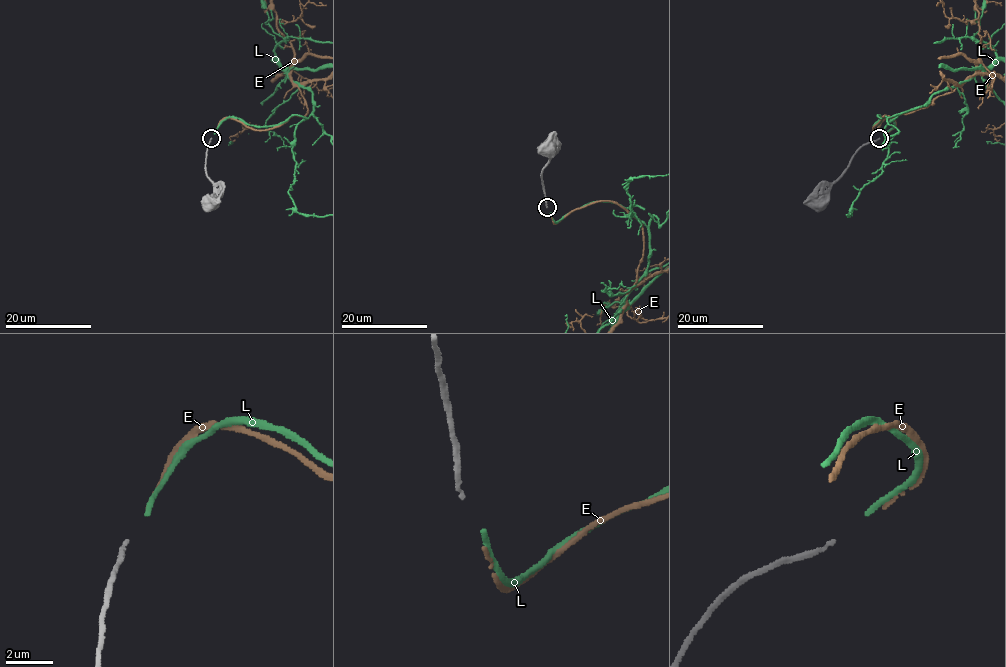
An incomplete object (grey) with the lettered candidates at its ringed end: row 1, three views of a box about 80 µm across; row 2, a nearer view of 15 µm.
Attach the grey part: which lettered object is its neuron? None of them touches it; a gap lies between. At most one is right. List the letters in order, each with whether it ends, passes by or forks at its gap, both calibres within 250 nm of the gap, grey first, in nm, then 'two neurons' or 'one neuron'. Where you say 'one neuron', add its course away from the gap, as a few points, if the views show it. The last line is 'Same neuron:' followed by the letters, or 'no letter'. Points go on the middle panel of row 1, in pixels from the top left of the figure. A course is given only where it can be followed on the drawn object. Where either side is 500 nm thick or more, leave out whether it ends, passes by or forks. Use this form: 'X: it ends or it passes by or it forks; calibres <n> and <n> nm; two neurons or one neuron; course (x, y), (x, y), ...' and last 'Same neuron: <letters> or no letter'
E: it ends; calibres 150 and 150 nm; one neuron
L: it ends; calibres 150 and 240 nm; two neurons
Same neuron: E

